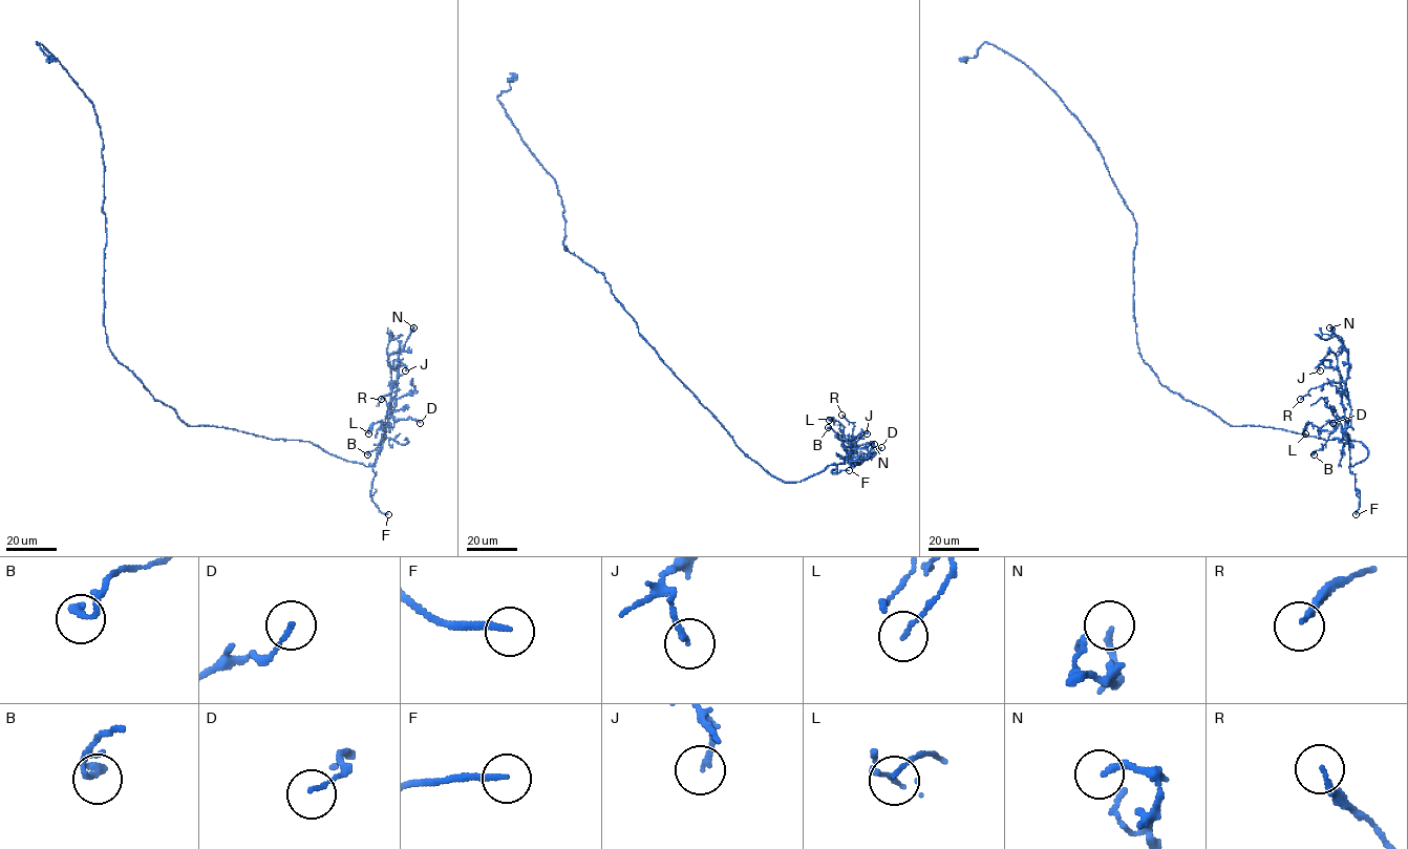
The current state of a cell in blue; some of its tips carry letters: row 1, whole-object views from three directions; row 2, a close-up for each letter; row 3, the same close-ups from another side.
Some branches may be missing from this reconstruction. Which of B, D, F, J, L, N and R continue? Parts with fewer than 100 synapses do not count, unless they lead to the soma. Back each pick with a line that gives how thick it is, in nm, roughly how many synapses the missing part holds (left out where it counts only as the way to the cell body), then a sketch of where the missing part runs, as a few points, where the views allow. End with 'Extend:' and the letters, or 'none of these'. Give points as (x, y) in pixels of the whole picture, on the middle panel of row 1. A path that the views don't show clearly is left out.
F: Thickness 180 nm
Extend: F

